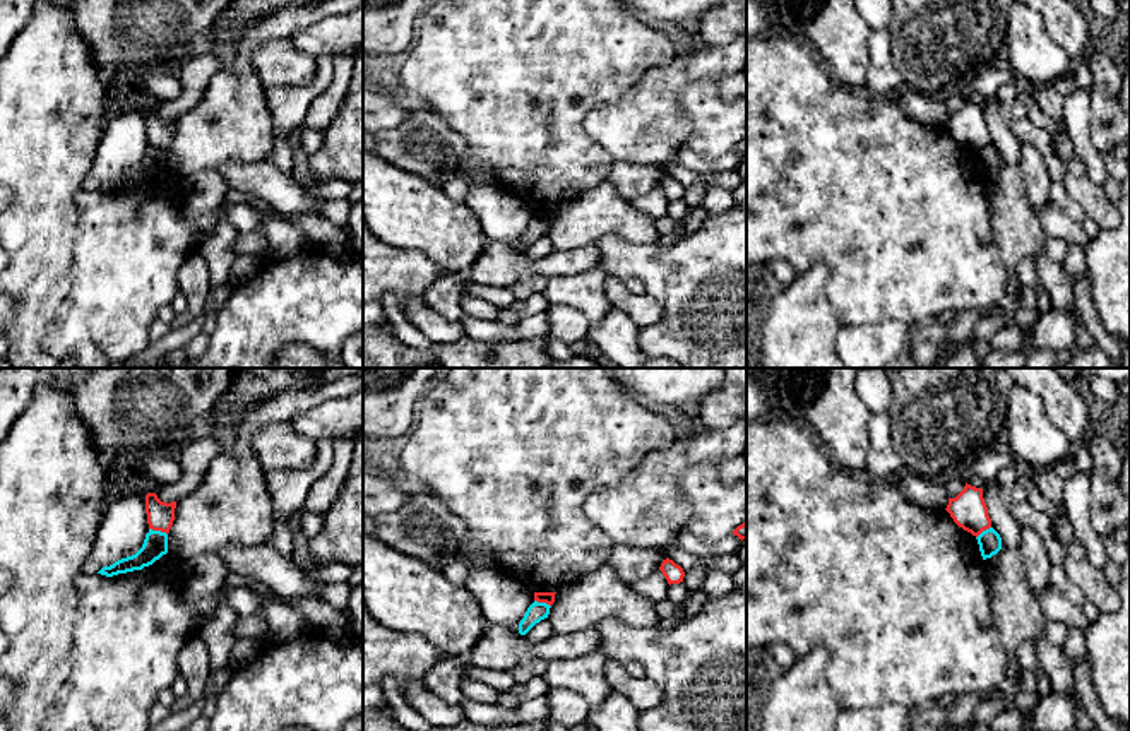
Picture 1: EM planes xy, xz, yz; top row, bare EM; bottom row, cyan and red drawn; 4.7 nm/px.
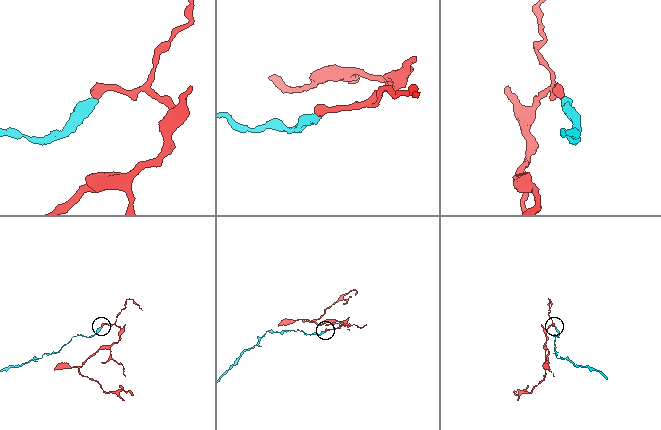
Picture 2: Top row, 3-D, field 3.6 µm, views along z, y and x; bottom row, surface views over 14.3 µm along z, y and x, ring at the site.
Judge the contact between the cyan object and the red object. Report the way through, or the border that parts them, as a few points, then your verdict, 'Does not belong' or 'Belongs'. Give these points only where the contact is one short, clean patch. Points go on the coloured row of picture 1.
Boundary: xy (149, 528), (166, 534). Does not belong

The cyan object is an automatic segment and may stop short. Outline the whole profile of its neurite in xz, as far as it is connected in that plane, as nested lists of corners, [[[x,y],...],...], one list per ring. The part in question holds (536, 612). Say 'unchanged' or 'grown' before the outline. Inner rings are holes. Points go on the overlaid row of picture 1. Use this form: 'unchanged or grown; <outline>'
unchanged; [[[534,601],[519,623],[519,633],[526,635],[536,623],[548,618],[550,604]]]

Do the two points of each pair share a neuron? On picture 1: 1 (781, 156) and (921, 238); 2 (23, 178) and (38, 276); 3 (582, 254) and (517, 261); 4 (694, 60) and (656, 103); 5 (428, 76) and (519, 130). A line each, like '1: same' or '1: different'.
1: same
2: same
3: same
4: same
5: same

